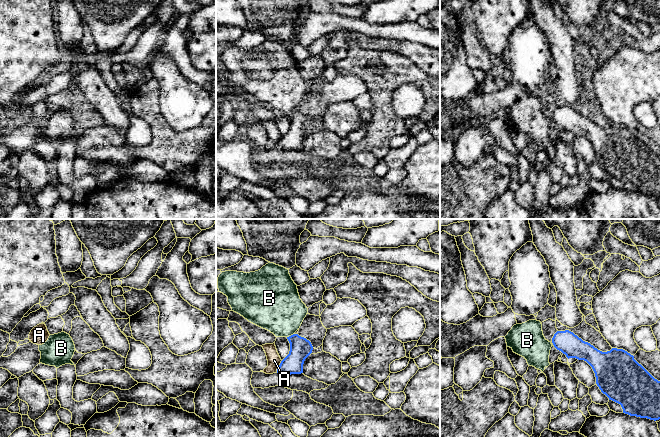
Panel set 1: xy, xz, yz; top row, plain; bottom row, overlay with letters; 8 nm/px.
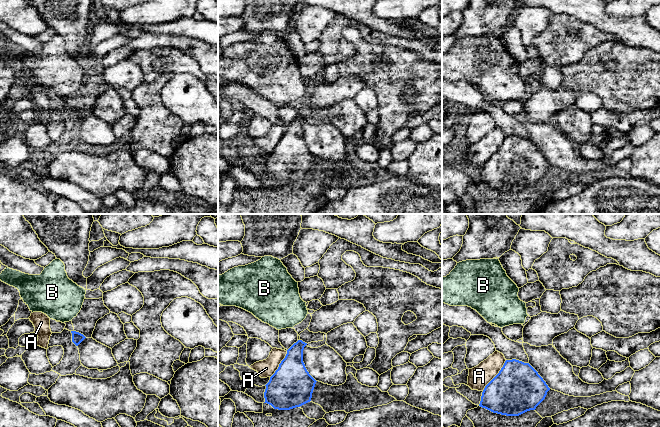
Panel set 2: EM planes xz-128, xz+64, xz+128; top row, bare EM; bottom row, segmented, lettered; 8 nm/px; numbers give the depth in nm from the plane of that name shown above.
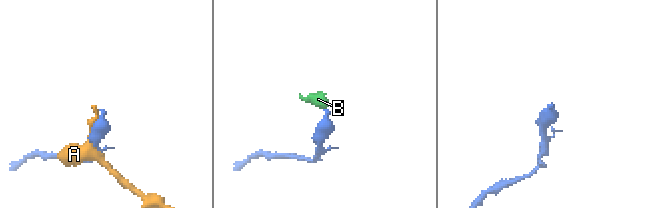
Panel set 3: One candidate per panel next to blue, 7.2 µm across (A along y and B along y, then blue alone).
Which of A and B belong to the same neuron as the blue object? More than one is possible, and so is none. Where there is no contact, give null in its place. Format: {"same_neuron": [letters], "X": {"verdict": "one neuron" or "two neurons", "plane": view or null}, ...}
{"same_neuron": ["B"], "A": {"verdict": "two neurons", "plane": "xz"}, "B": {"verdict": "one neuron", "plane": "xz"}}

